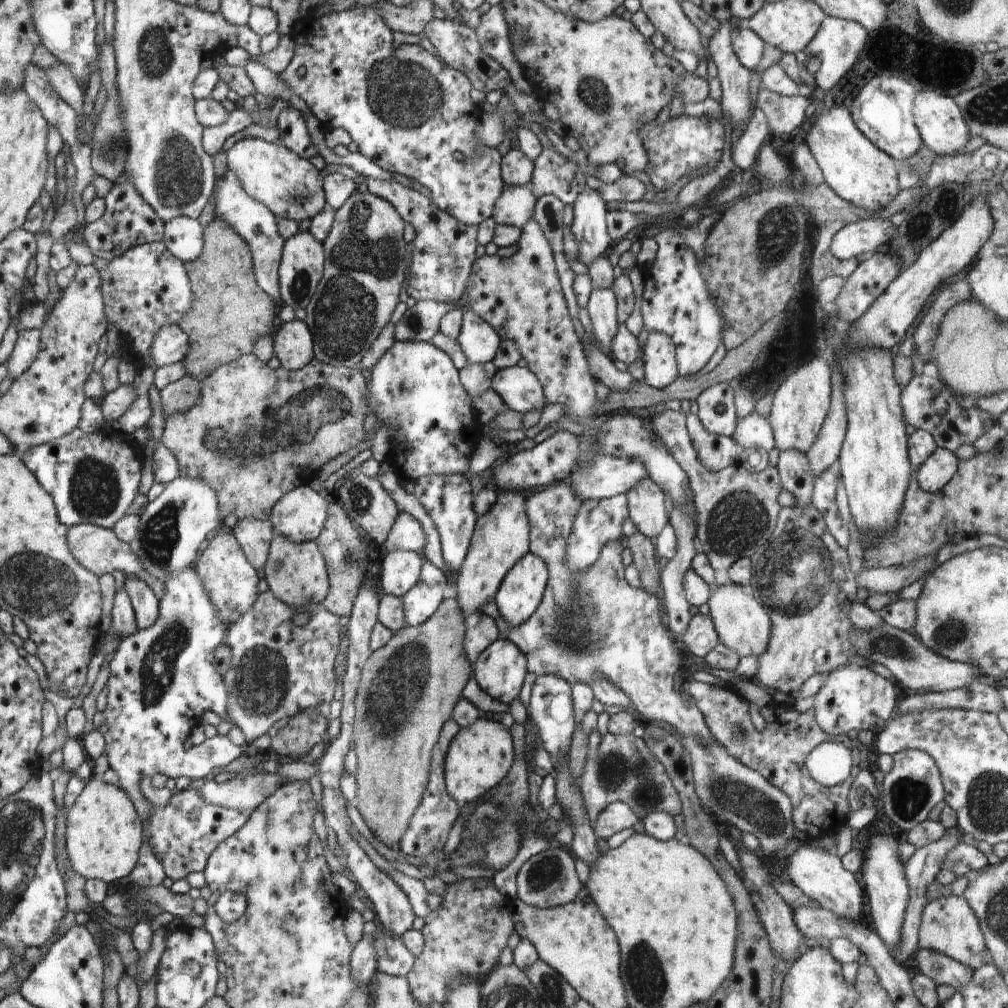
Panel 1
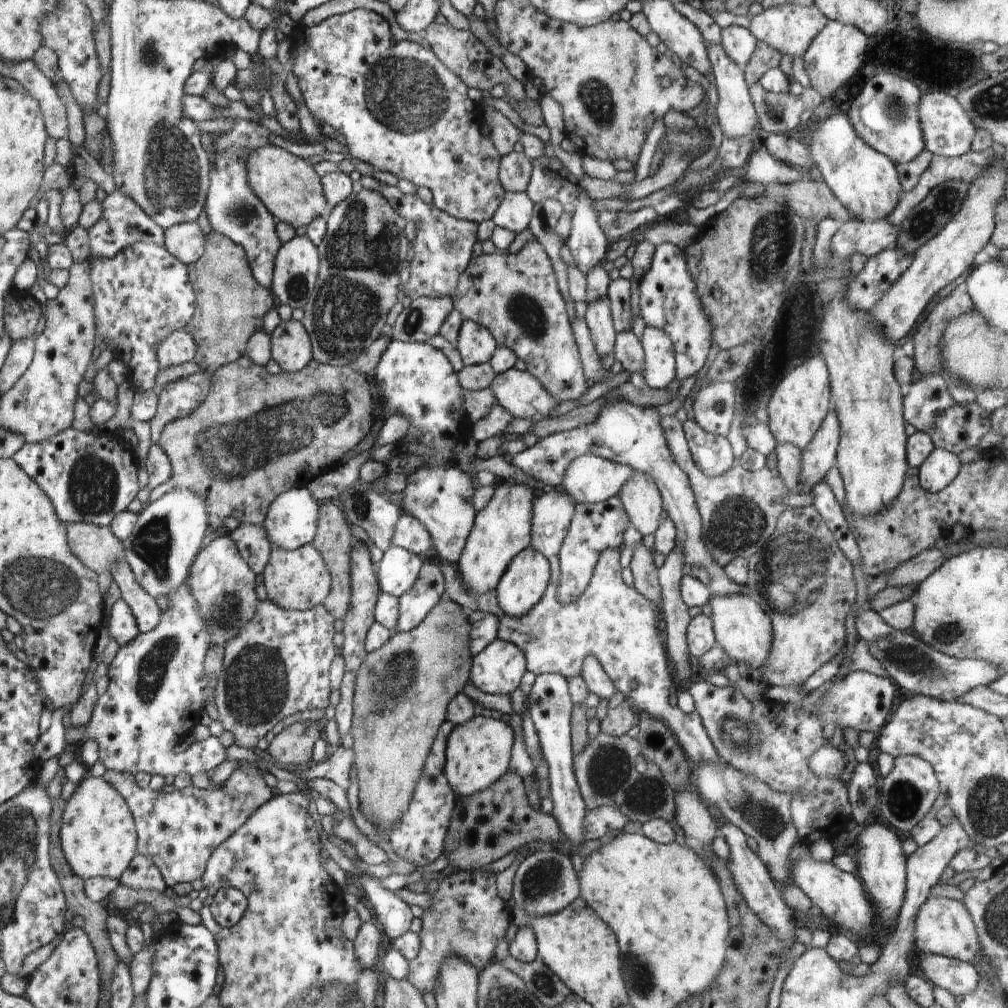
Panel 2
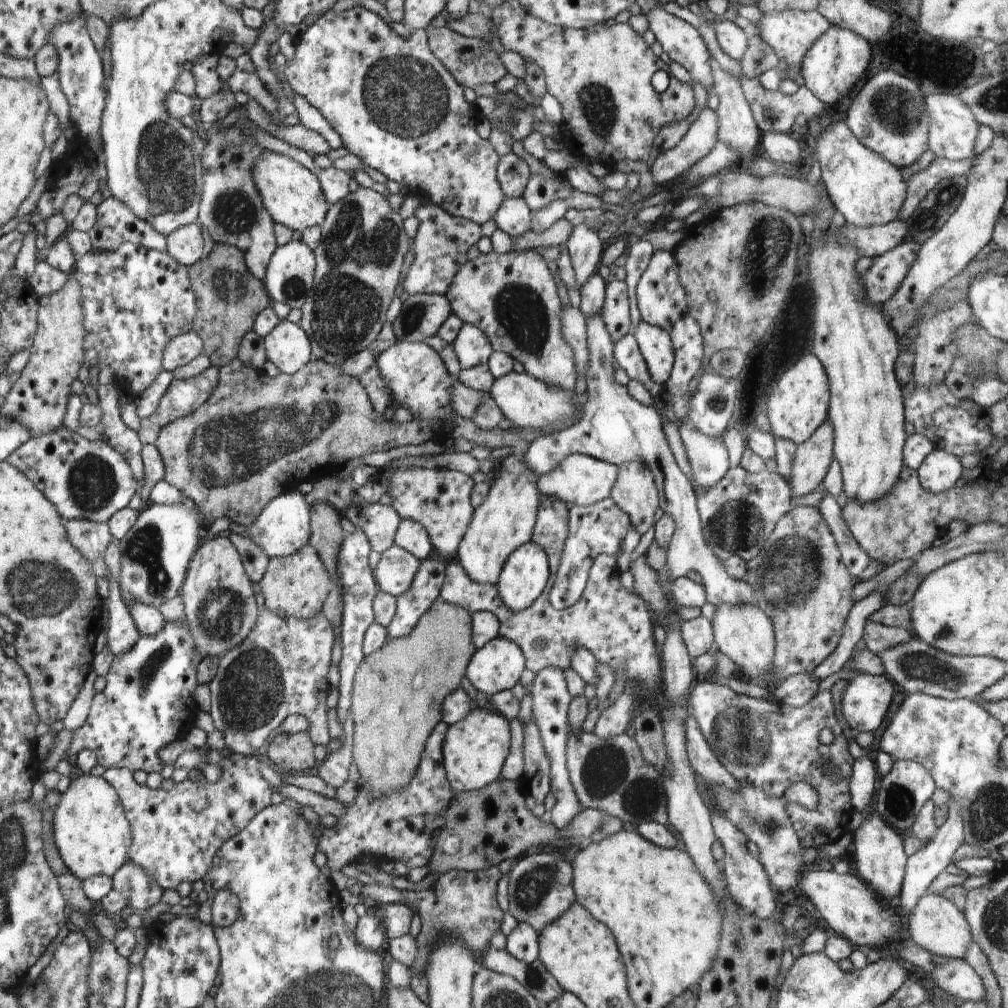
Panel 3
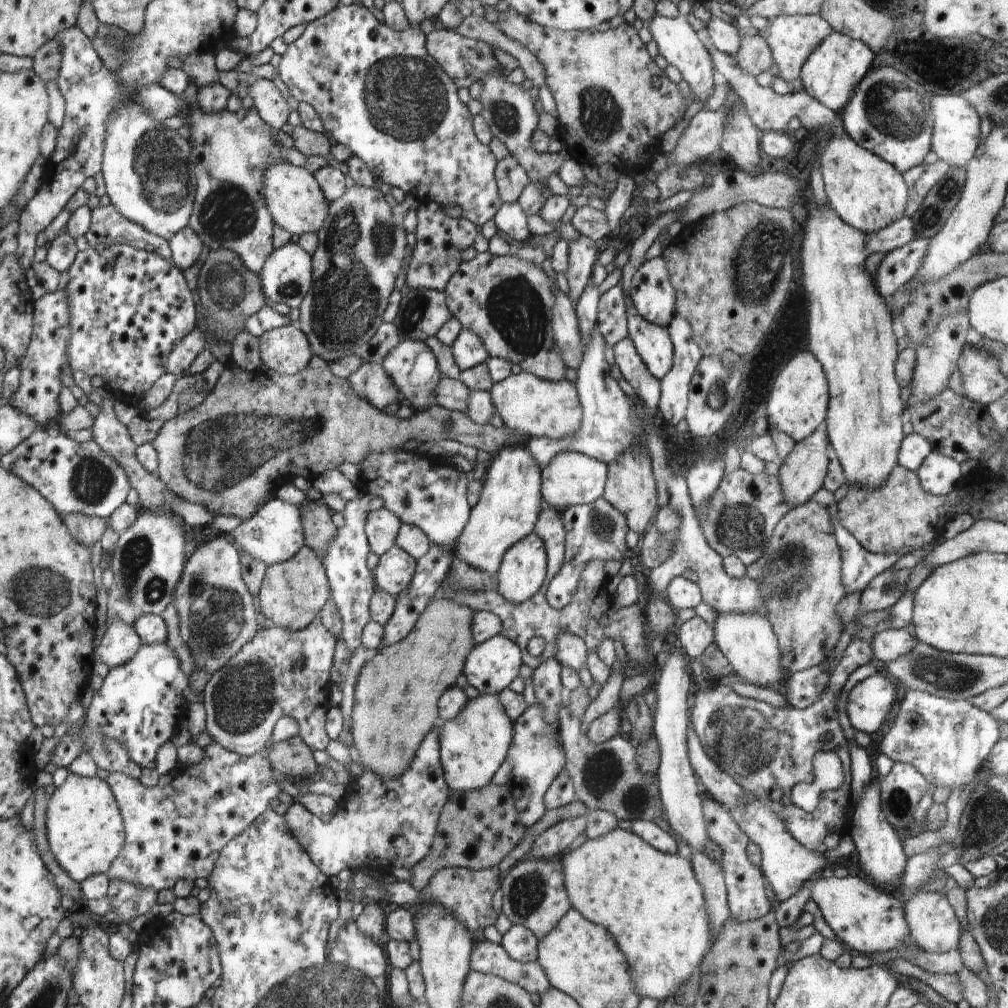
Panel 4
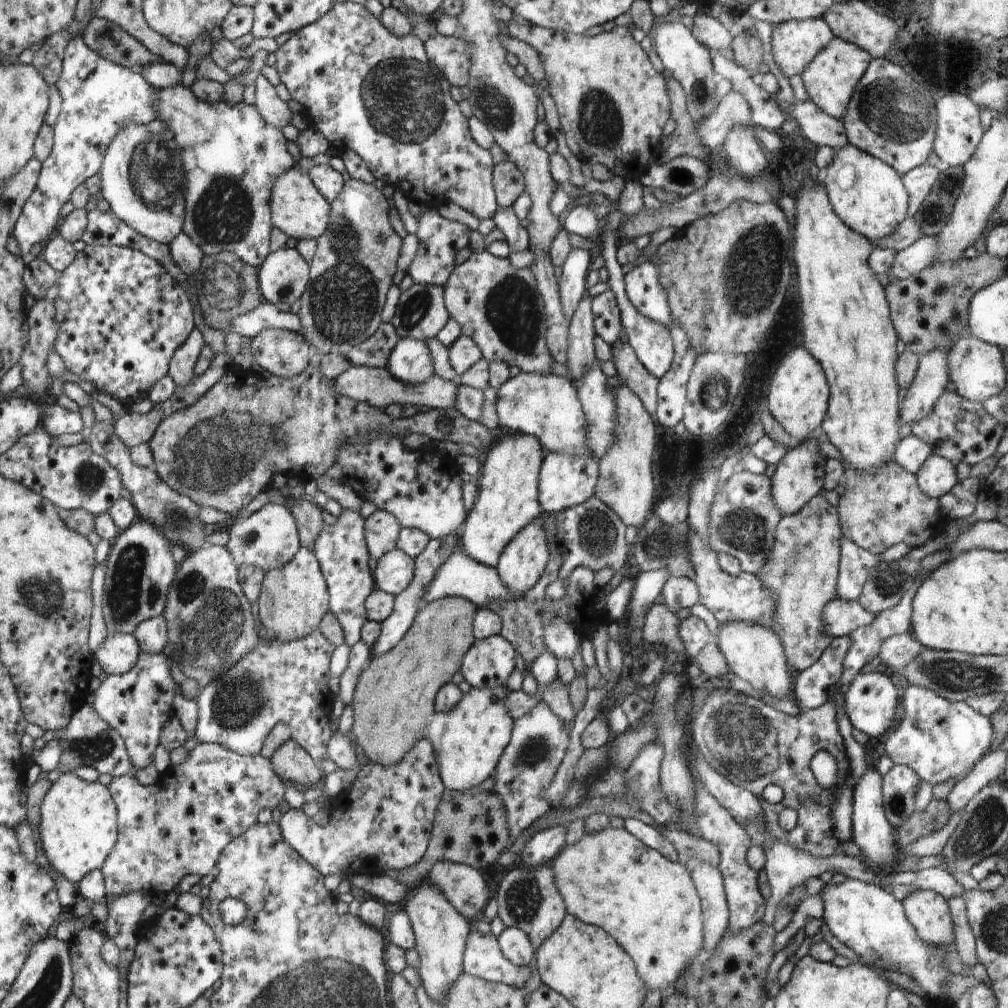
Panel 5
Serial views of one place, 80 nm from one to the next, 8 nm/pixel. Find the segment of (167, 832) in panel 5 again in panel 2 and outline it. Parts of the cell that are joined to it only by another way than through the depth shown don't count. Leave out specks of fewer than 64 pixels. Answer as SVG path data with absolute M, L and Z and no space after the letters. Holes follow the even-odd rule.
M238 761L236 770L225 780L225 785L195 788L192 784L173 792L153 791L137 785L134 776L115 770L105 770L102 776L110 786L118 786L130 798L138 834L137 854L149 858L158 867L165 886L178 882L194 882L204 876L209 858L218 846L232 837L254 812L275 794L264 784L262 774L254 765Z

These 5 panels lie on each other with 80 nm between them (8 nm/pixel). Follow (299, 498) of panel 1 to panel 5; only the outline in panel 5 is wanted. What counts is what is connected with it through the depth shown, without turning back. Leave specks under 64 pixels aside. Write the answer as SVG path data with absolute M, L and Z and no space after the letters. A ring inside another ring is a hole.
M268 503L244 520L236 521L225 534L224 546L233 555L238 568L252 565L264 572L282 568L300 552L300 535L288 506Z

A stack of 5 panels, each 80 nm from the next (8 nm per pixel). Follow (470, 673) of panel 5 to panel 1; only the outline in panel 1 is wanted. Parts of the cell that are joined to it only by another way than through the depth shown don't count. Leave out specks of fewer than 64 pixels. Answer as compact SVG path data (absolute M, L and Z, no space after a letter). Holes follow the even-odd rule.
M500 636L475 662L477 685L493 699L510 705L529 671L526 670L526 657L513 642Z

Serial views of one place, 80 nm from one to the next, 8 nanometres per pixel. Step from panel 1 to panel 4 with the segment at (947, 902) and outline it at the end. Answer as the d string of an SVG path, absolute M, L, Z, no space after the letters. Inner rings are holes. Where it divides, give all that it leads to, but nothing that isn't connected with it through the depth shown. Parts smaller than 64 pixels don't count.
M916 892L904 903L905 919L908 923L913 942L922 951L931 953L945 953L959 950L962 936L962 925L958 920L953 906L948 899L939 892Z

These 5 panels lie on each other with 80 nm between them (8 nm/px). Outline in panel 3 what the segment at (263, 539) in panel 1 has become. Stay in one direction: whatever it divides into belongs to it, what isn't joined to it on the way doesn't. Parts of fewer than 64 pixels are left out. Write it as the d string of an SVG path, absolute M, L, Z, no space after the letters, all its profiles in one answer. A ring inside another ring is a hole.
M228 532L230 542L236 547L240 560L250 582L259 583L267 569L269 558L265 552L248 537Z

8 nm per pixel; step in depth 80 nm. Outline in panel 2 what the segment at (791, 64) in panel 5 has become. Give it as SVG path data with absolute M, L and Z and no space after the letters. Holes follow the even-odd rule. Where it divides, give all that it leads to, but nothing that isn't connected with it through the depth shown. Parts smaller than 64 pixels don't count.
M786 3L764 9L761 14L754 16L750 20L749 31L757 40L762 40L768 46L772 46L774 50L781 52L783 56L789 56L794 60L795 57L805 56L817 34L825 28L829 21L815 4L805 7L794 3Z

